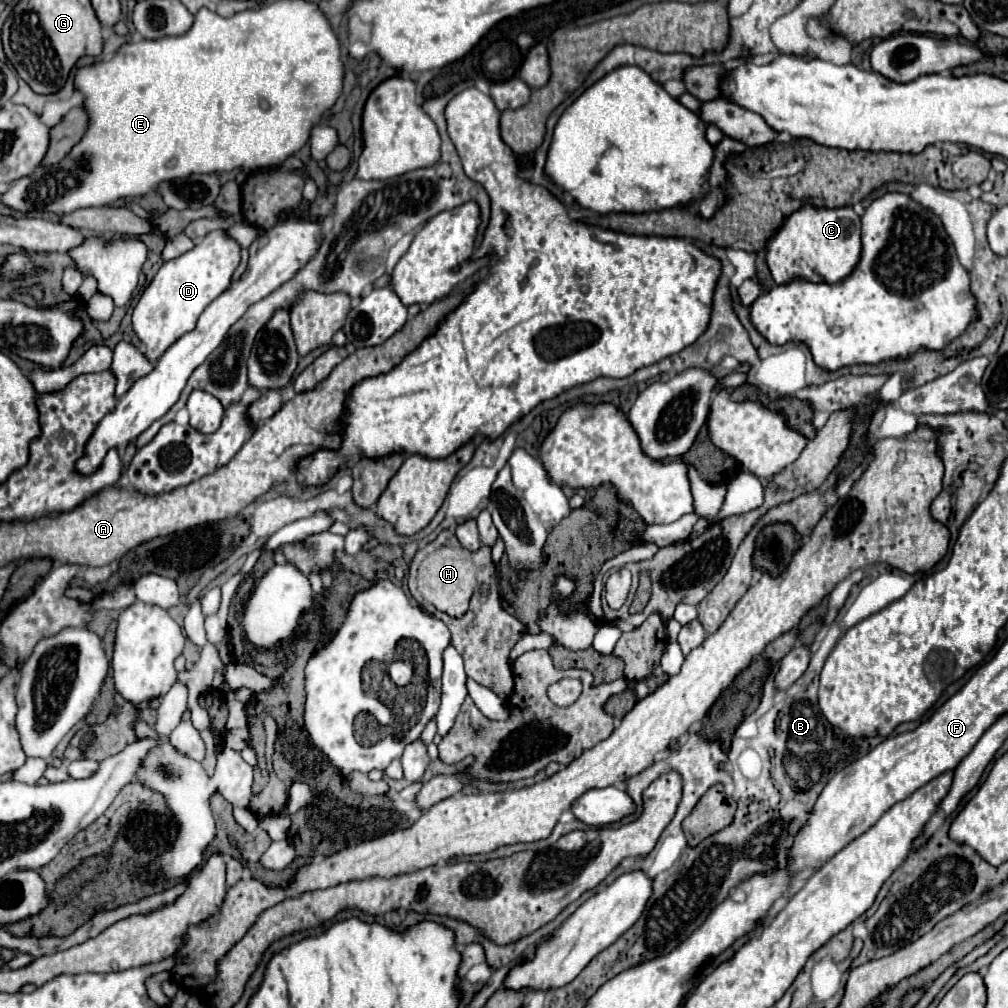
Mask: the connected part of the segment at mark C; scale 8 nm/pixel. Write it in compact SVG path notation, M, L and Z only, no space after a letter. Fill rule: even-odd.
M804 204L766 240L766 264L776 284L786 284L792 278L804 278L810 282L840 282L856 268L860 252L860 218L850 206L816 208L812 204Z

